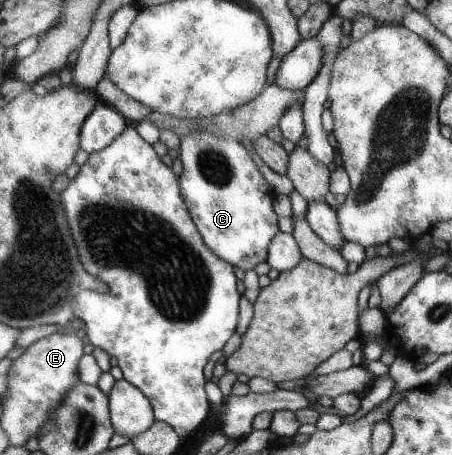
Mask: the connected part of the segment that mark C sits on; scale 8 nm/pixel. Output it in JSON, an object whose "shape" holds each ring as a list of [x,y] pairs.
{"shape":[[[193,131],[182,135],[178,150],[183,163],[180,189],[191,218],[211,250],[245,272],[267,261],[271,241],[278,235],[278,217],[272,209],[275,197],[242,142]]]}

